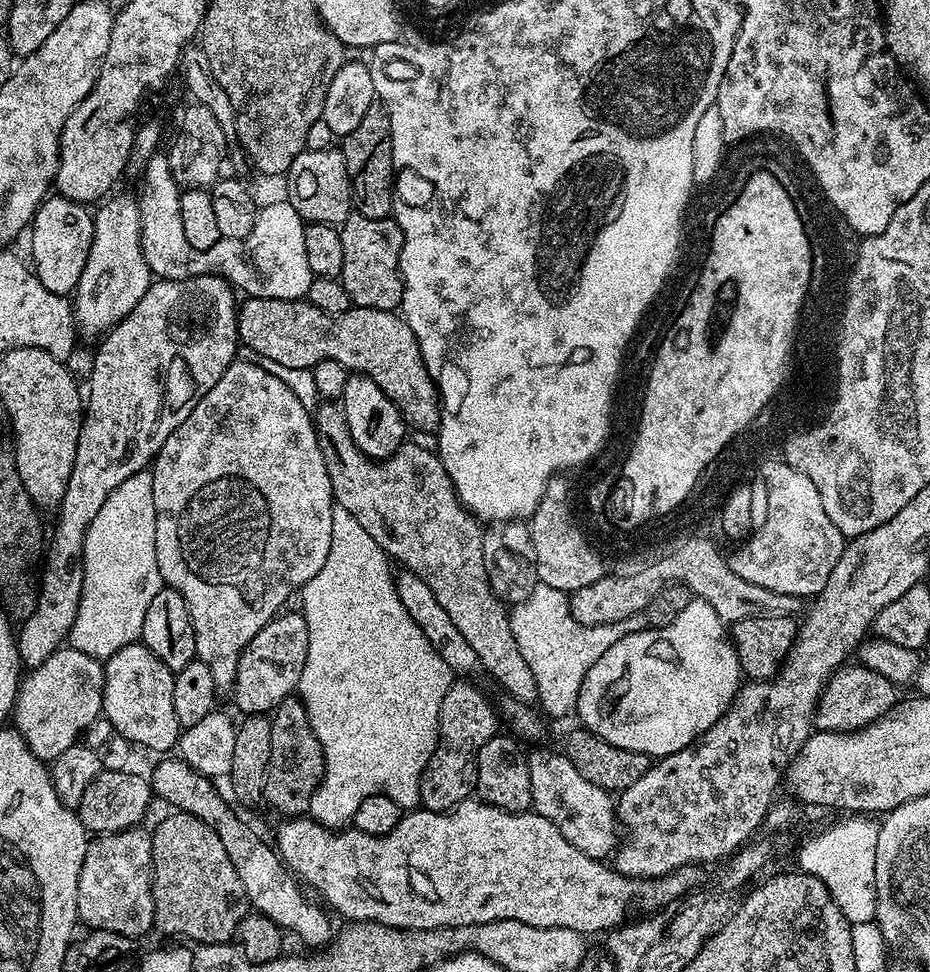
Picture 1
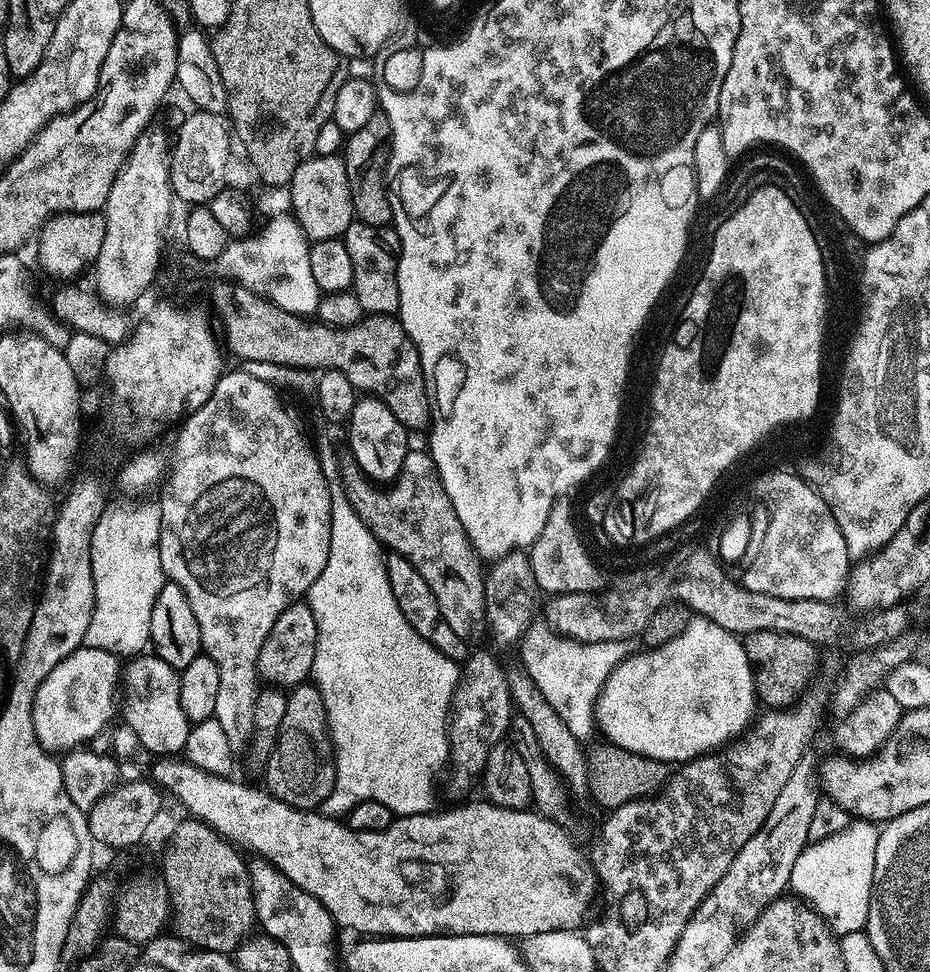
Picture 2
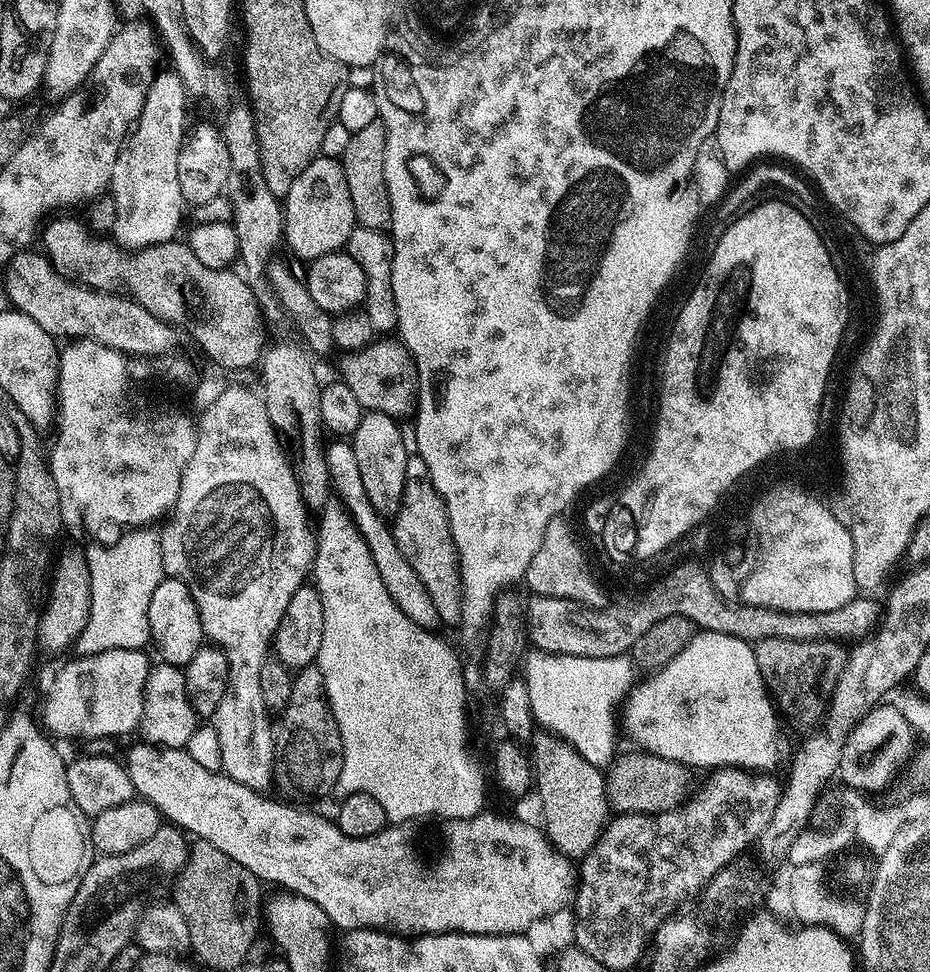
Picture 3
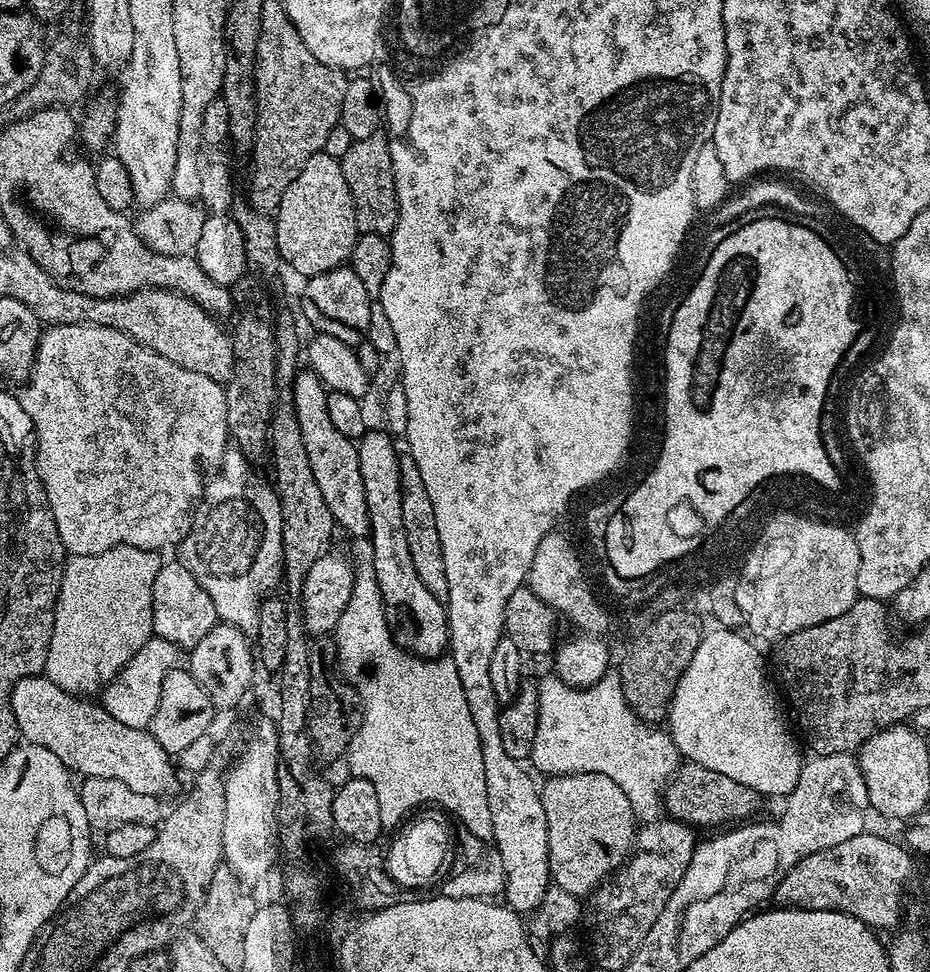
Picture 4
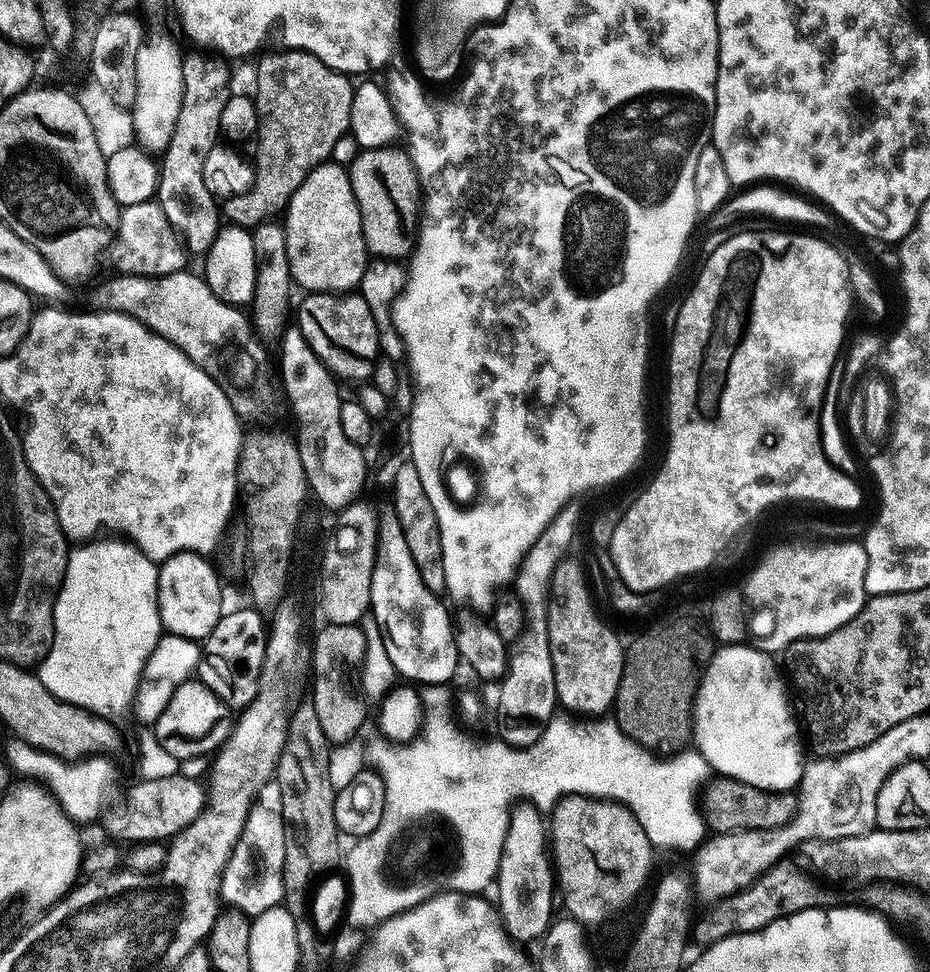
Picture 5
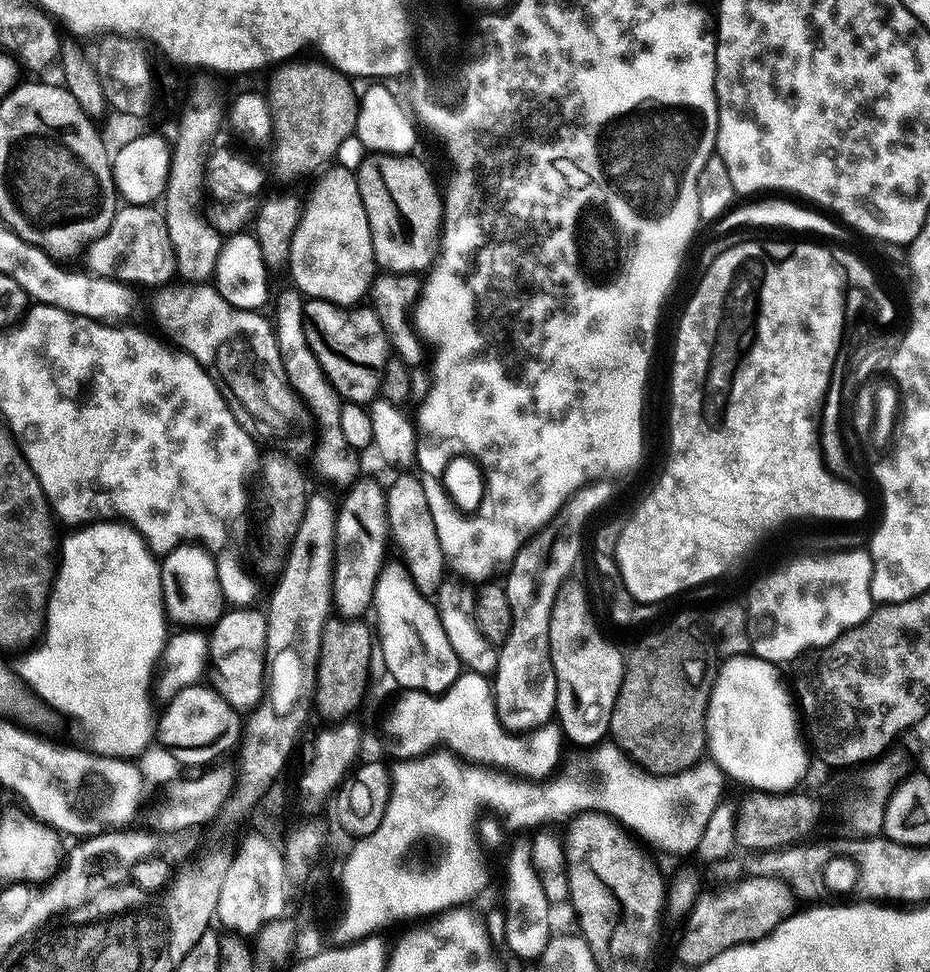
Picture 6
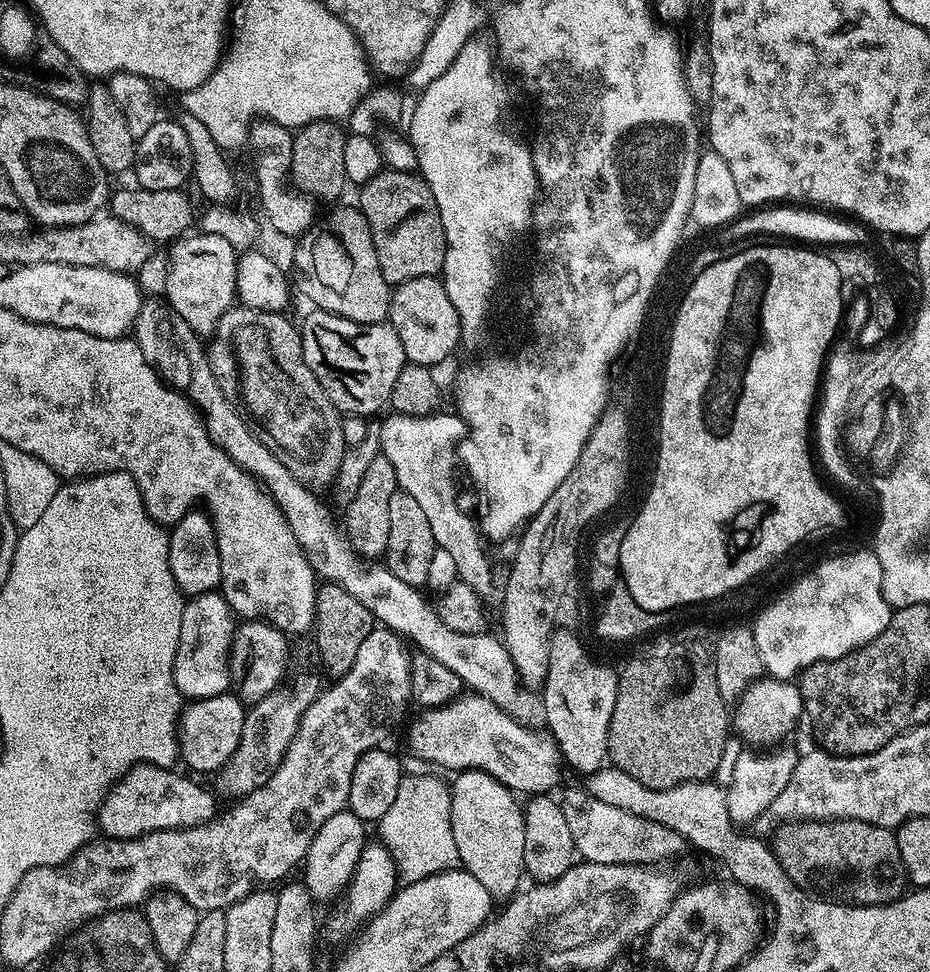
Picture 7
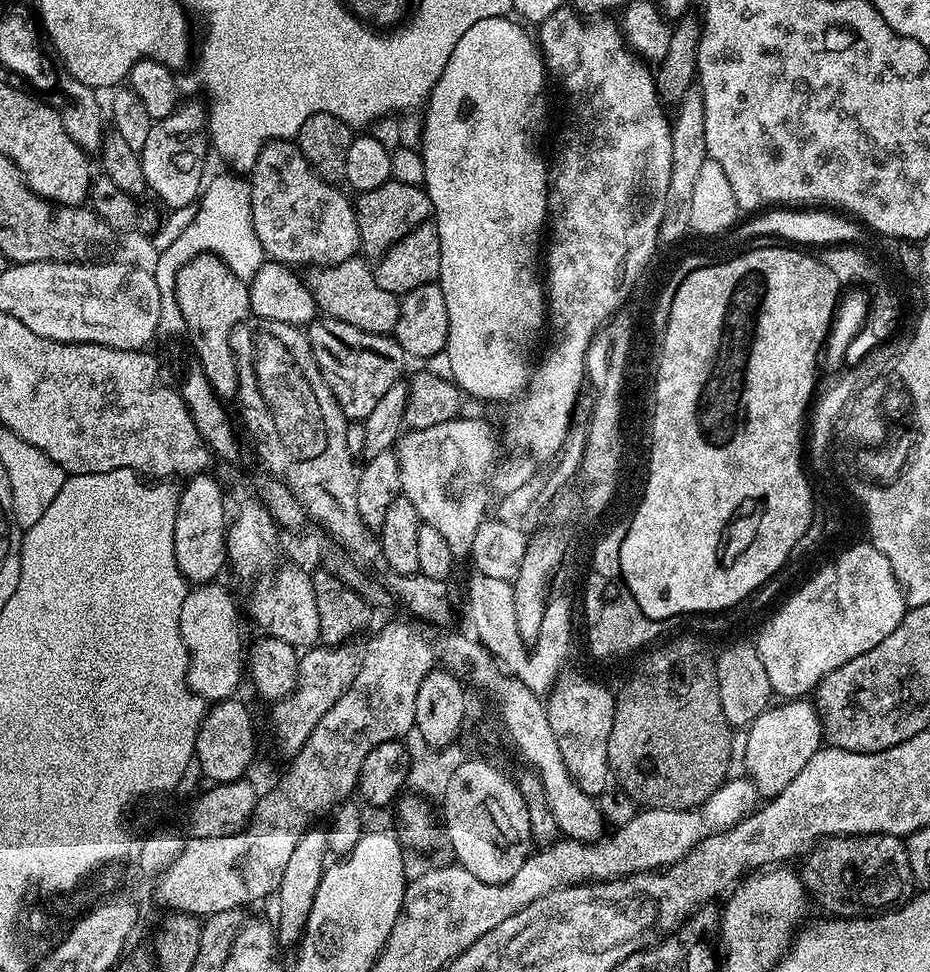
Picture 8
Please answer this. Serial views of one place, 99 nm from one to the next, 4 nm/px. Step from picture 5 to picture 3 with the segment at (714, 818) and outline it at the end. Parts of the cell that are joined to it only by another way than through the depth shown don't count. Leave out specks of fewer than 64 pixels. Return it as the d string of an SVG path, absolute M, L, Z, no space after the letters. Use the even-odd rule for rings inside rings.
M643 750L635 751L636 752L628 752L625 756L623 756L623 754L617 755L606 772L608 800L611 807L615 809L617 813L623 814L629 812L630 814L650 814L651 816L657 816L666 810L674 810L679 804L684 804L688 801L690 793L693 791L693 769L689 768L687 764L679 764L678 762L667 760L661 756L655 756L653 752Z

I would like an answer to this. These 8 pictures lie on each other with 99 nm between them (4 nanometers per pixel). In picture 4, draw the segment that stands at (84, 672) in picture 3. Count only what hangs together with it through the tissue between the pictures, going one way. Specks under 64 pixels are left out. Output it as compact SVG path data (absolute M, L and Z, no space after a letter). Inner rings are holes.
M152 635L120 669L113 680L102 689L102 703L113 718L118 718L125 726L148 728L154 718L154 710L158 710L158 698L162 694L162 682L172 668L177 667L178 649L174 642L166 642L166 638Z

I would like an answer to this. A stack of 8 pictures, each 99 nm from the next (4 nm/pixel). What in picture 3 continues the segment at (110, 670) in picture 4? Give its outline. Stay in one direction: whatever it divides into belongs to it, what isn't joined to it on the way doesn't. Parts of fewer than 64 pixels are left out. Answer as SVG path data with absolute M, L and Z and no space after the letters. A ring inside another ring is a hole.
M145 526L125 531L123 535L105 548L87 549L92 601L86 626L74 640L75 651L81 656L94 656L115 648L143 649L144 643L149 643L150 598L154 598L154 590L166 578L160 534Z

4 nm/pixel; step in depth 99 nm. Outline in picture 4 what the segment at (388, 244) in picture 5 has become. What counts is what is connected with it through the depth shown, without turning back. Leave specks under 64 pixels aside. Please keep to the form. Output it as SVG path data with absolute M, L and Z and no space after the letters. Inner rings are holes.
M378 131L370 138L353 140L350 150L346 150L346 154L339 157L339 162L342 174L346 174L346 186L350 186L357 233L369 232L385 238L391 237L396 223L400 221L400 207L396 197L396 182L387 135Z

